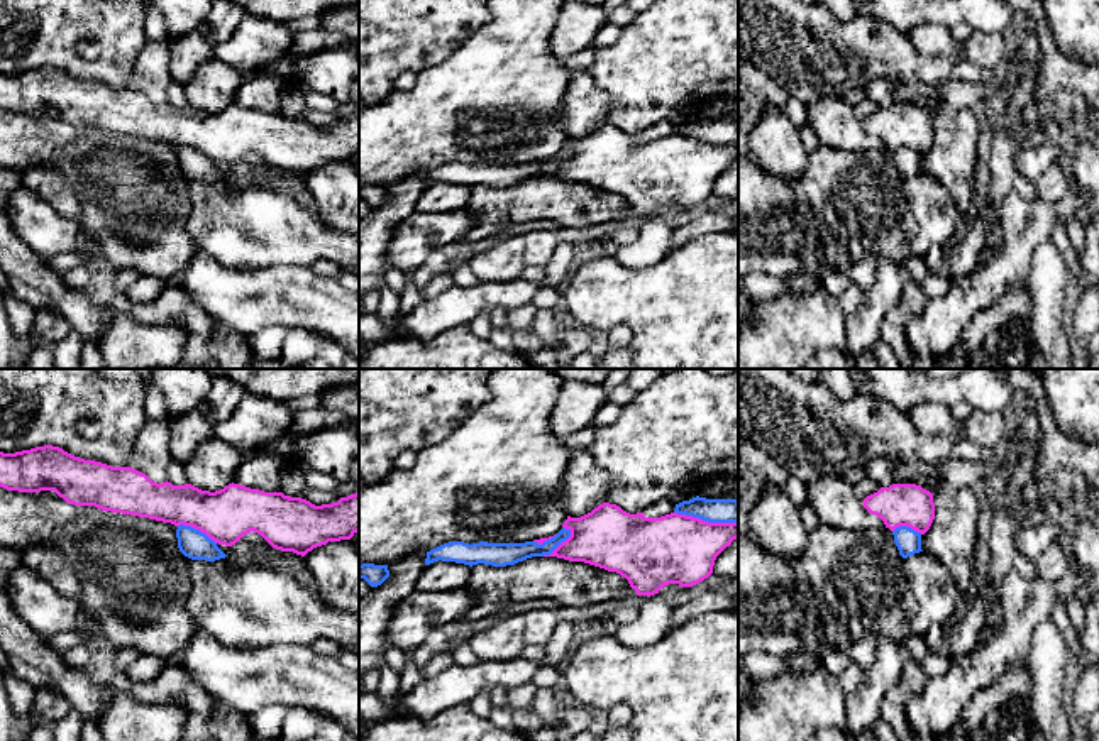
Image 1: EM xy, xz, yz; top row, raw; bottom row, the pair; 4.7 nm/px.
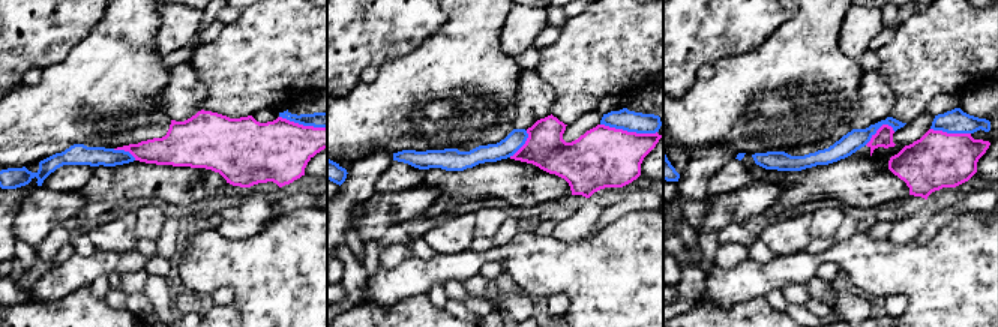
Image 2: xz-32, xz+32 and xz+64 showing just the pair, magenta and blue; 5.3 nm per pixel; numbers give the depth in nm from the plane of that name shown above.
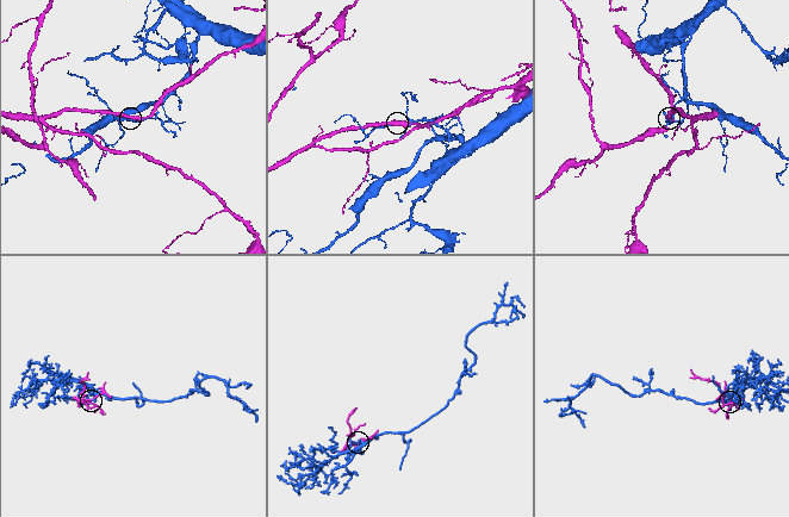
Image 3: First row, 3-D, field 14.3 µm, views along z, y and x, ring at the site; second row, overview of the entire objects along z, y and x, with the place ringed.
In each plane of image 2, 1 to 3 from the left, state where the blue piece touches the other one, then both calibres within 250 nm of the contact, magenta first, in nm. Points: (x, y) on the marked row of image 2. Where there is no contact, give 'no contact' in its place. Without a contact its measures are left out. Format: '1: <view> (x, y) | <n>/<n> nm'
1: xz-32 (302, 125) | 320/80 nm
2: xz+32 (629, 132) | 320/110 nm
3: xz+64 (950, 134) | 300/130 nm

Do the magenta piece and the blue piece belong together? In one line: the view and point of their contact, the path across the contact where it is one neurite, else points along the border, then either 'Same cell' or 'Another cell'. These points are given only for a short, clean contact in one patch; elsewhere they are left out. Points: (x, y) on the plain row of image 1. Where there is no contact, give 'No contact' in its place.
Touches magenta at xz (706, 142). Another cell

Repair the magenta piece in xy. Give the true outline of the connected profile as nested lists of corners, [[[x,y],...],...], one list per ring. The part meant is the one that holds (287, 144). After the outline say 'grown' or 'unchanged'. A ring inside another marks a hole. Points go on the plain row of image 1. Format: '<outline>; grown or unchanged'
[[[52,66],[0,73],[0,108],[54,112],[68,125],[191,147],[225,167],[254,152],[273,169],[301,178],[359,152],[359,113],[322,127],[234,103],[210,113],[157,105],[135,90],[85,81]]]; unchanged

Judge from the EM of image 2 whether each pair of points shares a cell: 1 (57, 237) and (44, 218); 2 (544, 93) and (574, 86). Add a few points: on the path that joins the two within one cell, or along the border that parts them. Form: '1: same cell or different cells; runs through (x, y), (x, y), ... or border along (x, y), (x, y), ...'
1: different cells; border along (62, 222), (36, 248)
2: different cells; border along (535, 71), (554, 92), (553, 113)

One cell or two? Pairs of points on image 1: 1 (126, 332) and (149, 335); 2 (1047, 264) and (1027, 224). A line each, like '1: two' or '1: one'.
1: one
2: two

